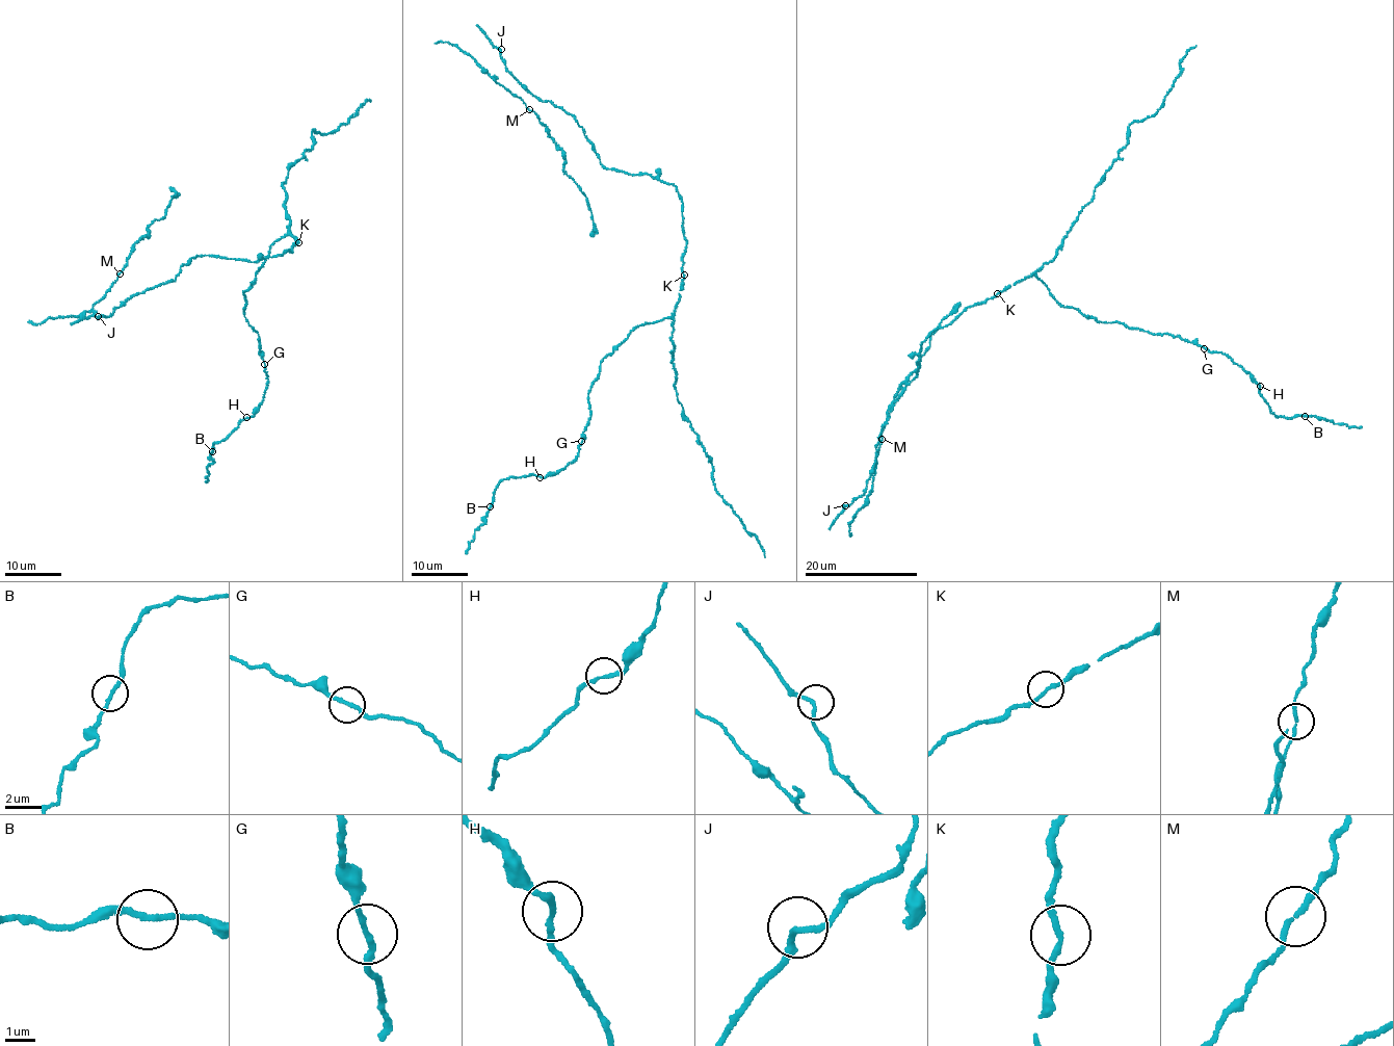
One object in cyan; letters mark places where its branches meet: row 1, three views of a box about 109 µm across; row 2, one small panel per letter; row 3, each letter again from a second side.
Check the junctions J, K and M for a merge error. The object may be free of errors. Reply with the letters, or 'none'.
none

